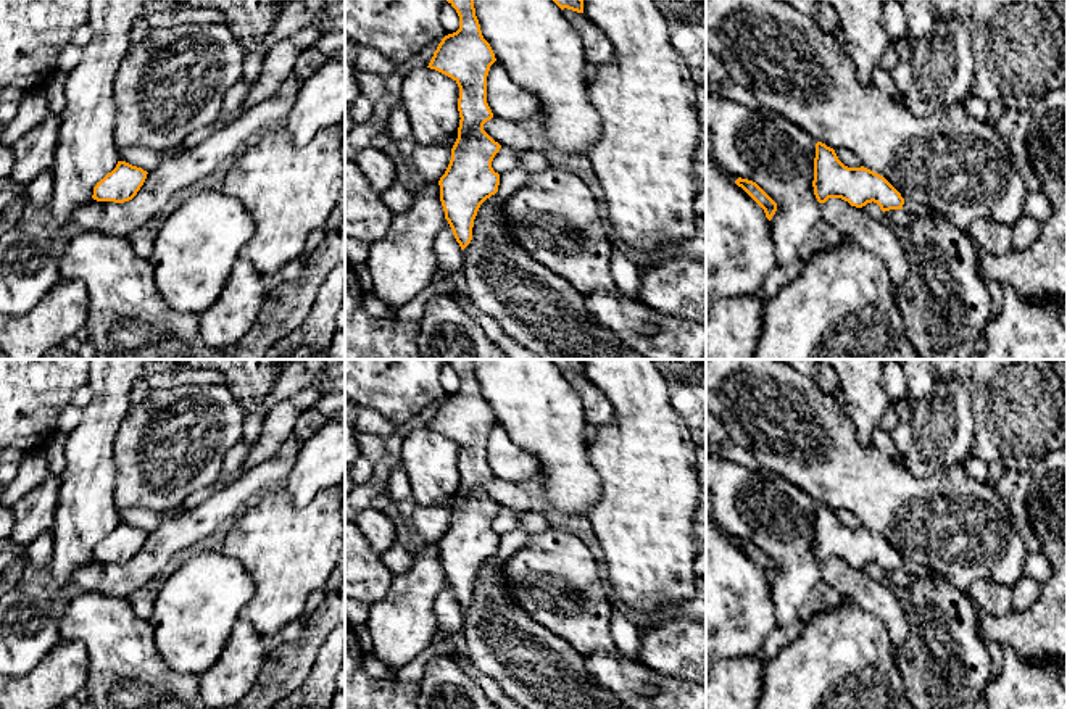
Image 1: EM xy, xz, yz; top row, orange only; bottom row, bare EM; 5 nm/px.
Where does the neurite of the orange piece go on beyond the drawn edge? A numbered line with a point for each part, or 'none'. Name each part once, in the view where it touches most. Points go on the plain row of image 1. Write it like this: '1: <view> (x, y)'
none

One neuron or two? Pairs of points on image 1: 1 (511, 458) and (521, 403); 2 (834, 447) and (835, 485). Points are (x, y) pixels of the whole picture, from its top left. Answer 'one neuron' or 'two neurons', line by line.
1: two neurons
2: one neuron

